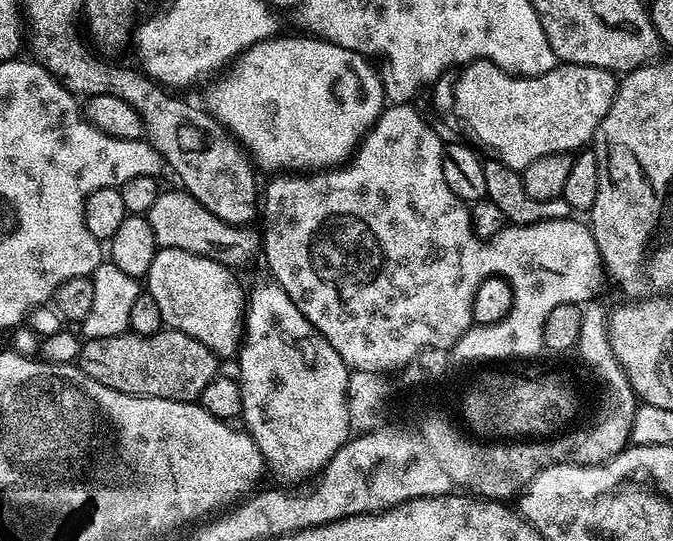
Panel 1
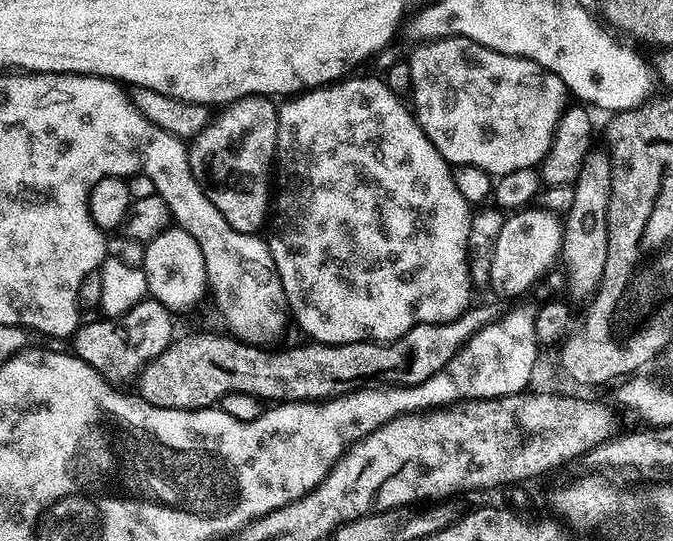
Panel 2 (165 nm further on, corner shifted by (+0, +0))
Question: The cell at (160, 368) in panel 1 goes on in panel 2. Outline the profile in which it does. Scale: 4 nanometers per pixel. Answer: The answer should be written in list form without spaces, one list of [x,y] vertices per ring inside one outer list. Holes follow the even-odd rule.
[[[490,305],[481,308],[469,307],[458,318],[445,324],[419,324],[414,326],[402,338],[387,342],[363,340],[349,344],[318,344],[304,342],[297,348],[286,352],[272,352],[255,344],[245,344],[231,334],[219,336],[216,332],[196,332],[193,336],[173,339],[162,354],[139,369],[140,388],[138,395],[154,406],[163,408],[211,408],[219,405],[220,399],[231,392],[241,392],[257,396],[262,402],[319,402],[333,400],[336,396],[345,396],[358,388],[369,386],[407,386],[426,382],[434,374],[438,374],[458,354],[458,350],[469,343],[487,324],[497,319]]]

